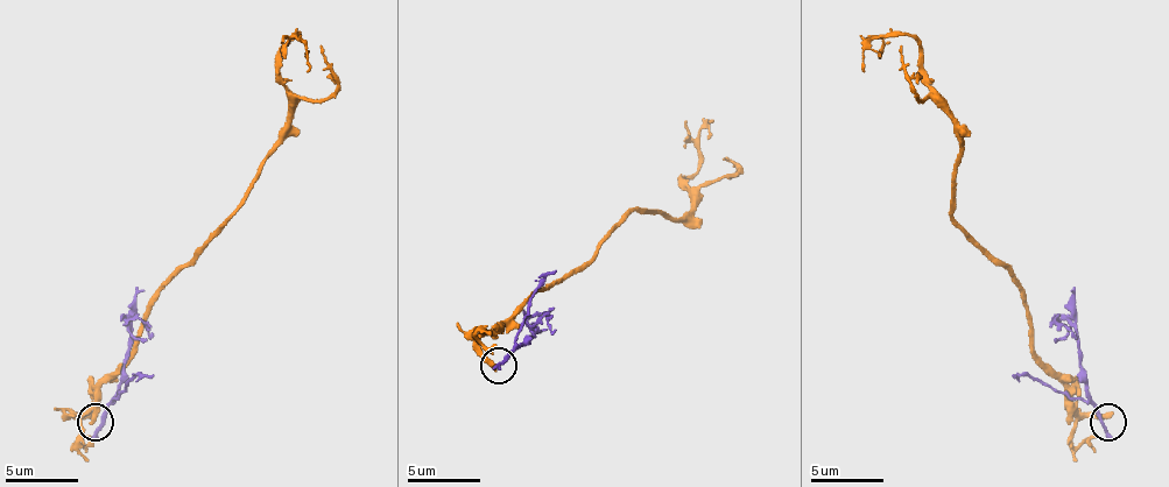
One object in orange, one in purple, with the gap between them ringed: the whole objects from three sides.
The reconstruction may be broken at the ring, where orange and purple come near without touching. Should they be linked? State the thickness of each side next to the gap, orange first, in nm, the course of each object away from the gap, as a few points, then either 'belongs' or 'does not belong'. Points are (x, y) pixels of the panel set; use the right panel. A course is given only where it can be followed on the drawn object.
calibres 380 and 320 nm; course orange (1108, 418), (1079, 415), (1033, 350), (1025, 291), (952, 216), (959, 139), (923, 48), (880, 34), (861, 70); course purple (1105, 425), (1083, 389), (1076, 334), (1062, 320), (1054, 320), (1076, 338); does not belong

